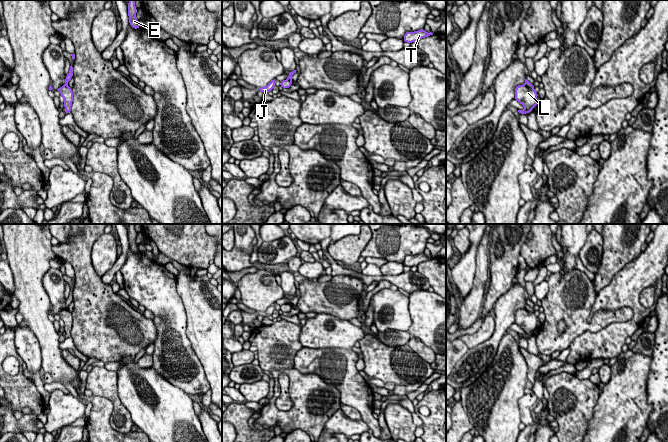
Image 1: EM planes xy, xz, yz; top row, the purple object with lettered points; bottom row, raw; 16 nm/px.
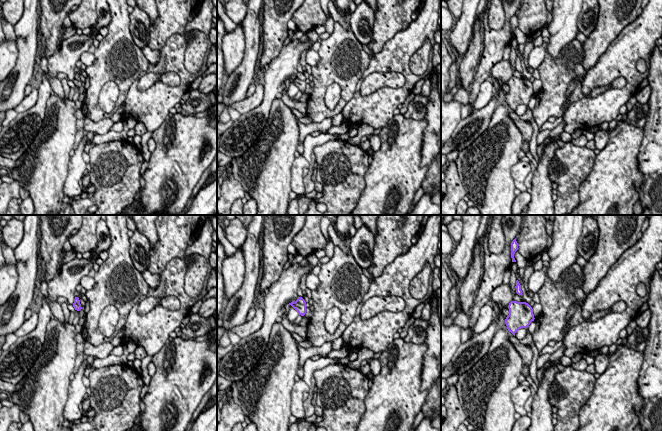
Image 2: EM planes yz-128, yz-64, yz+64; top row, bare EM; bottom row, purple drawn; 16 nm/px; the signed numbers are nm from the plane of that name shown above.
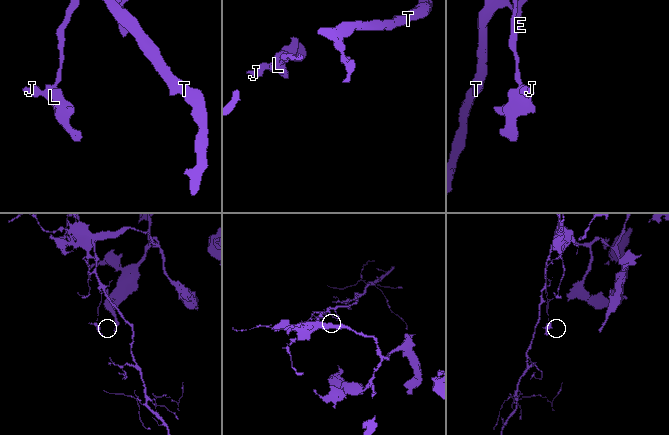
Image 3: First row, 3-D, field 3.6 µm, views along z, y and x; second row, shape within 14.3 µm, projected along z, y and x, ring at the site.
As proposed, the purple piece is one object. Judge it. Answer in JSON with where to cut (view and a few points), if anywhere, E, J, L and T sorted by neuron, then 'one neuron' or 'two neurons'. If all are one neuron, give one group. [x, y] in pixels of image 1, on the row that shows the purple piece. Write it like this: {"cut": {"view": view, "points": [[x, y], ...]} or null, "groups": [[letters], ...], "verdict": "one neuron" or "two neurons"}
{"cut": {"view": "xy", "points": [[64, 84], [66, 85]]}, "groups": [["E", "T"], ["J", "L"]], "verdict": "two neurons"}

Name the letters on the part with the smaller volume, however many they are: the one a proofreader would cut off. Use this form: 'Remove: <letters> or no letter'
Remove: J, L

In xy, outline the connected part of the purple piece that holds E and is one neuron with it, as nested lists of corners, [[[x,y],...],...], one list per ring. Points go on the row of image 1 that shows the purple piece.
[[[129,0],[128,3],[128,16],[129,16],[129,23],[132,28],[138,29],[140,28],[140,22],[136,19],[137,8],[134,4],[135,0]]]

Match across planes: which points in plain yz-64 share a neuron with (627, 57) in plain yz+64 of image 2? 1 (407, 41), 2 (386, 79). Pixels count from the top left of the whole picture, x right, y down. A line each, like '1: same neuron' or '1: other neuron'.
1: same neuron
2: other neuron

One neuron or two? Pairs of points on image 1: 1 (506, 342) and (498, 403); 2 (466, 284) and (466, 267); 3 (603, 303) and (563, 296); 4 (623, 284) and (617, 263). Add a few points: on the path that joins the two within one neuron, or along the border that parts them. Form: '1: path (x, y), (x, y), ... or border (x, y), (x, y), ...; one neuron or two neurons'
1: path (512, 357), (514, 365), (503, 388); one neuron
2: path (466, 280), (466, 271); one neuron
3: border (597, 295), (587, 318), (588, 323); two neurons
4: border (638, 257), (629, 261), (603, 288); two neurons

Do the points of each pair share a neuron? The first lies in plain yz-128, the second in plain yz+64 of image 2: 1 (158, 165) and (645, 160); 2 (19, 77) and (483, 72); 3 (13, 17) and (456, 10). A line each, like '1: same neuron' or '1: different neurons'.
1: different neurons
2: different neurons
3: same neuron

